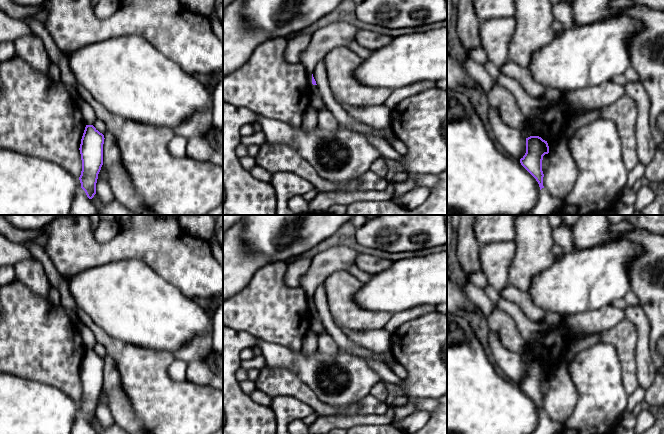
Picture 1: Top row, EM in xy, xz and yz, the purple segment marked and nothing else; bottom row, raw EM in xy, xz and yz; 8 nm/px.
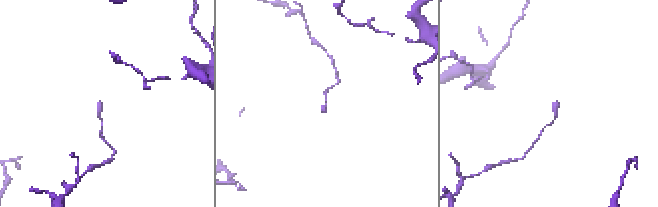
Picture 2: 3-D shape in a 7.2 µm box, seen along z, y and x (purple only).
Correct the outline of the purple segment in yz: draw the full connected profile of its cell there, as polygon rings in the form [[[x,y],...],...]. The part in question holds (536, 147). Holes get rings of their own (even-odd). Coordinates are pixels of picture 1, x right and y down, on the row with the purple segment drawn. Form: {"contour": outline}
{"contour": [[[539,136],[526,138],[526,153],[520,159],[521,165],[536,179],[540,190],[543,186],[542,160],[545,154],[549,153],[547,141]]]}

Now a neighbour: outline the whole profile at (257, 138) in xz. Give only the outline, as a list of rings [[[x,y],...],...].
[[[263,131],[254,132],[250,136],[241,137],[241,144],[245,146],[250,145],[262,145],[266,140],[266,136]]]

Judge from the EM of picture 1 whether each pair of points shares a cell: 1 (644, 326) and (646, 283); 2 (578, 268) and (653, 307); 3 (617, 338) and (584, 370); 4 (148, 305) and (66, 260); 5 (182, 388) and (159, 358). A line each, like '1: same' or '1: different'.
1: different
2: different
3: different
4: different
5: same

